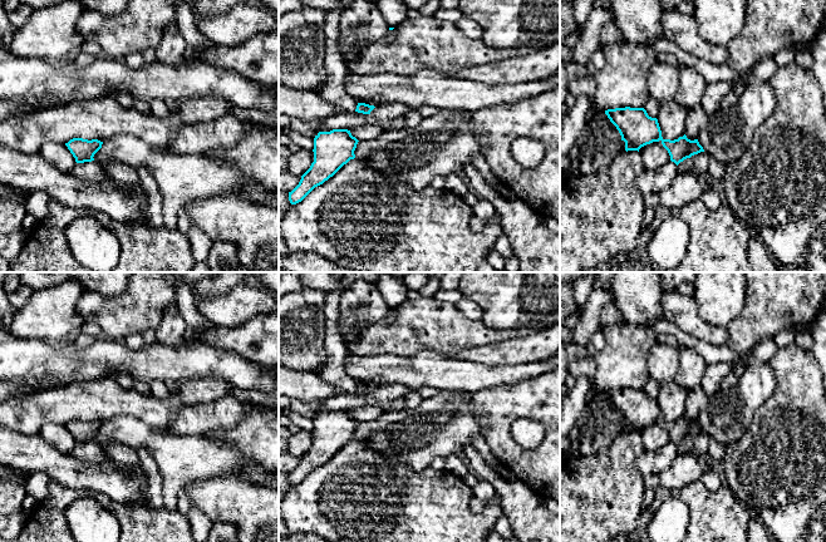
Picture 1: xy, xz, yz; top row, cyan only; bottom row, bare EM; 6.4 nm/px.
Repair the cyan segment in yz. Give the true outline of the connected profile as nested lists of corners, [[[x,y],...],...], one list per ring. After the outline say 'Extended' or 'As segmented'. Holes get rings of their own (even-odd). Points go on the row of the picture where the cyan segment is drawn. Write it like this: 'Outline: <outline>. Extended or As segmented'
Outline: [[[615,108],[605,110],[605,114],[619,130],[626,152],[639,152],[641,147],[660,141],[668,151],[670,161],[677,166],[684,159],[704,152],[698,139],[690,141],[685,134],[674,141],[664,139],[658,119],[649,117],[644,108]]]. As segmented

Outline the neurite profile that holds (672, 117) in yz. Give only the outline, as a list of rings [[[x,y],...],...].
[[[675,100],[660,104],[658,112],[658,123],[662,130],[663,139],[678,139],[685,134],[685,120],[688,109]]]

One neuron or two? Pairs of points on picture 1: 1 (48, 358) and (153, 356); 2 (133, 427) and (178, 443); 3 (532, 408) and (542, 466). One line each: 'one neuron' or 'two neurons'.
1: one neuron
2: one neuron
3: one neuron

